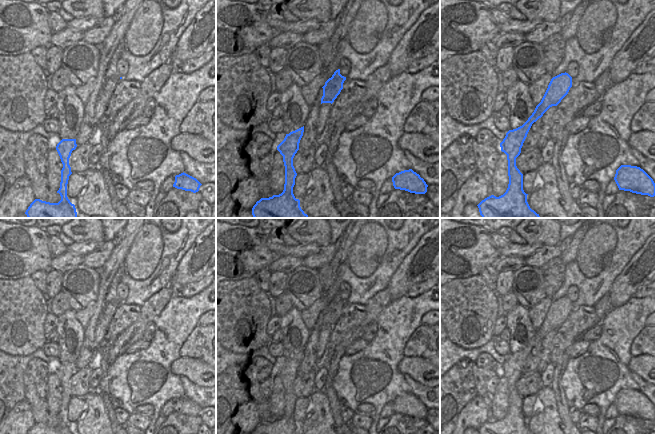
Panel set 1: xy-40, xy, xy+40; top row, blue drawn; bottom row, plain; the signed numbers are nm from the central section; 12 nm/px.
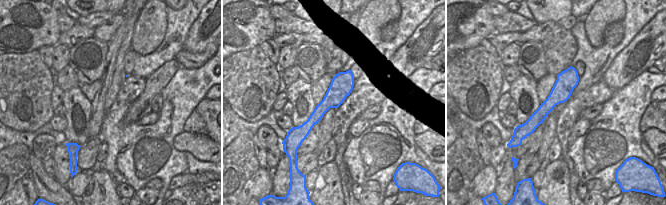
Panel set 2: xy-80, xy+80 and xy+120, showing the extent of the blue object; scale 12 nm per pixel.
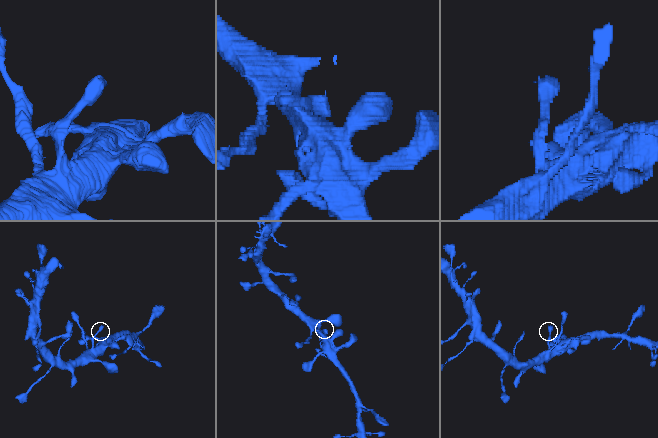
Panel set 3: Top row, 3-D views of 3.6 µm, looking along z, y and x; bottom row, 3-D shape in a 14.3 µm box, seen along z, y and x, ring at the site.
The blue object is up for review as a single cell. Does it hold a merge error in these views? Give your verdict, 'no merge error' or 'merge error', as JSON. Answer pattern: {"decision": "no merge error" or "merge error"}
{"decision": "no merge error"}

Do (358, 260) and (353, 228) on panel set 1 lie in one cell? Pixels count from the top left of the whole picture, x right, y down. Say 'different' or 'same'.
different

